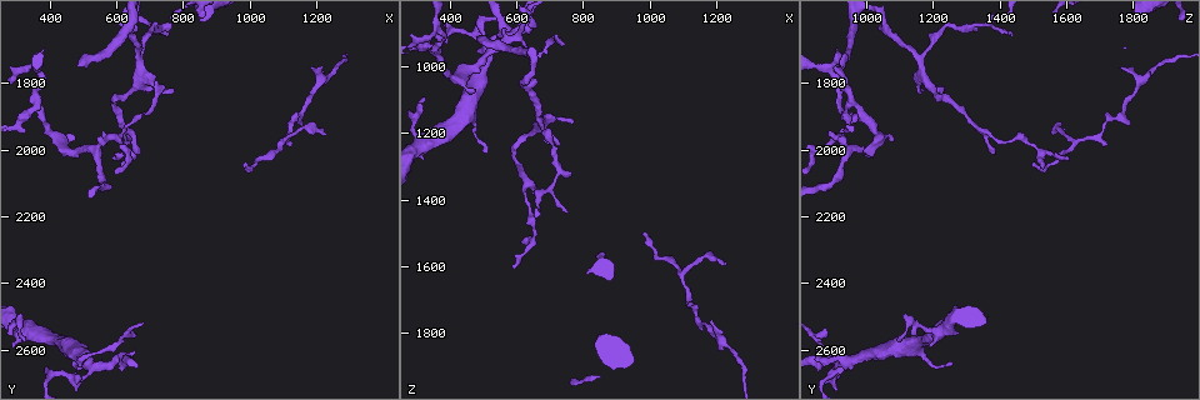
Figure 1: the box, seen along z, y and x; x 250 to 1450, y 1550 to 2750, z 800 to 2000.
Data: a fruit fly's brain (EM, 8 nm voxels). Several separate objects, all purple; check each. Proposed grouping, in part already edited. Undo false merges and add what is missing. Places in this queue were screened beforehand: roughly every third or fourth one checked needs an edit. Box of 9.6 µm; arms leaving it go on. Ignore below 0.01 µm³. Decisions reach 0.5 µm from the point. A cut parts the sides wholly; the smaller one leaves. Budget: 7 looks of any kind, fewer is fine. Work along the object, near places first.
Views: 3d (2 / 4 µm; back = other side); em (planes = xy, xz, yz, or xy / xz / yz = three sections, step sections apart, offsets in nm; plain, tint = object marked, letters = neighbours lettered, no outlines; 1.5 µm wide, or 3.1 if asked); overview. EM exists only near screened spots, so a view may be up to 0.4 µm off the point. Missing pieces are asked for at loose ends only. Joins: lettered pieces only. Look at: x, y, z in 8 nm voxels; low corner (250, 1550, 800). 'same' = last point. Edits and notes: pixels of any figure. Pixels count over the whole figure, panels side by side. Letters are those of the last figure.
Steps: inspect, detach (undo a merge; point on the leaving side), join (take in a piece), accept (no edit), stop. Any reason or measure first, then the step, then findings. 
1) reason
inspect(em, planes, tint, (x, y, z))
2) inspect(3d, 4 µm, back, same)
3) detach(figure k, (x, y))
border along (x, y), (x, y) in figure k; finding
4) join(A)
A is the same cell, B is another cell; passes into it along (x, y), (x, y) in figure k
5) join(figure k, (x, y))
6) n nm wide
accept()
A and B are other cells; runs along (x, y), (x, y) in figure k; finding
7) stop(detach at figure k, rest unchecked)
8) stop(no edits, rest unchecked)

sharp bend
inspect(em, xz, step 8, tint, (540, 1990, 940))

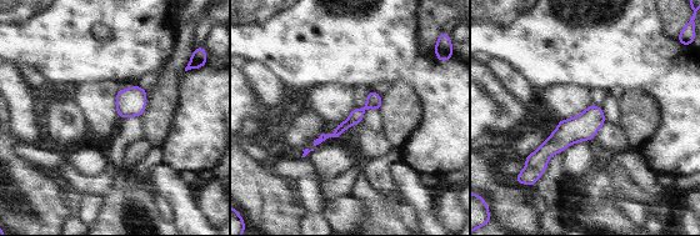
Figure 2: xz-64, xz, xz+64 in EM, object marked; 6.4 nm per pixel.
another direction
inspect(em, planes, letters, same)

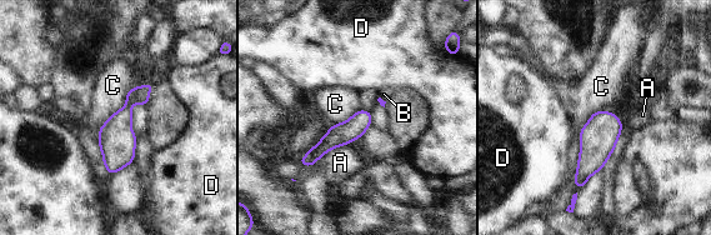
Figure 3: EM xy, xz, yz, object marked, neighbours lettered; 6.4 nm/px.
accept()
A, B, C and D are other cells; runs along (367, 115), (304, 161) in figure 3; one neuron here

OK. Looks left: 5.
an open end
inspect(em, planes, letters, (380, 1690, 910))

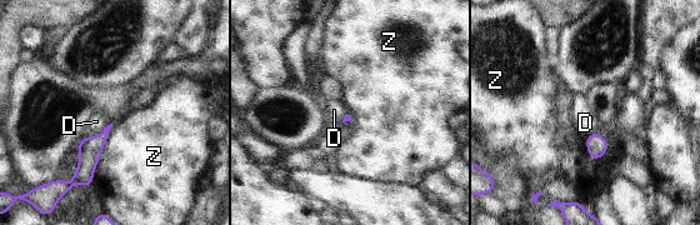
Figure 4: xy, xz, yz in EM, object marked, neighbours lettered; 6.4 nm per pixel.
accept()
D and Z are other cells; border along (110, 124), (99, 134), (85, 138) in figure 4; no lettered piece goes on from it

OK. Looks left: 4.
abrupt turn
inspect(em, planes, letters, (650, 1720, 1150))

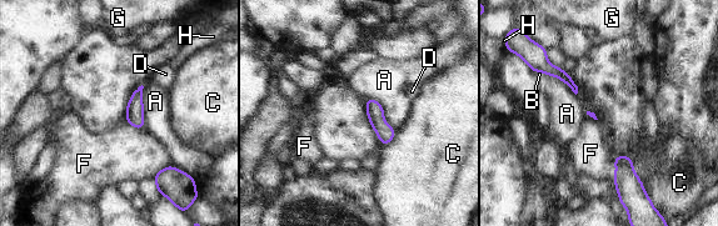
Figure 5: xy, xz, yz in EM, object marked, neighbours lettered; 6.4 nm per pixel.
accept()
A, B, C, D, F, G and H are other cells; border along (612, 159), (614, 162), (614, 179) in figure 5; all the same neuron

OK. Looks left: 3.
stop(no edits, rest unchecked)

